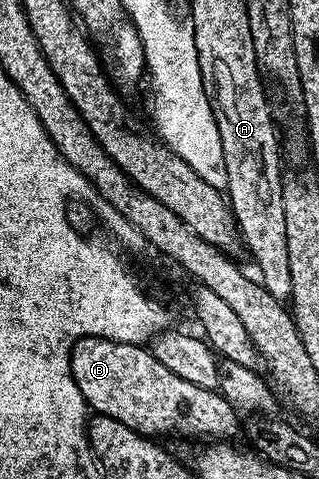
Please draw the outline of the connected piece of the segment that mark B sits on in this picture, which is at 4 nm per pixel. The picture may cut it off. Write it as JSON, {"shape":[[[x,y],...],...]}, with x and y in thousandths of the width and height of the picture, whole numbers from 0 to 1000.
{"shape":[[[317,704],[248,708],[223,731],[223,777],[276,852],[301,866],[354,871],[436,908],[577,908],[624,921],[724,921],[749,900],[755,866],[683,814],[630,812],[517,770],[492,745],[429,716],[342,712]]]}

